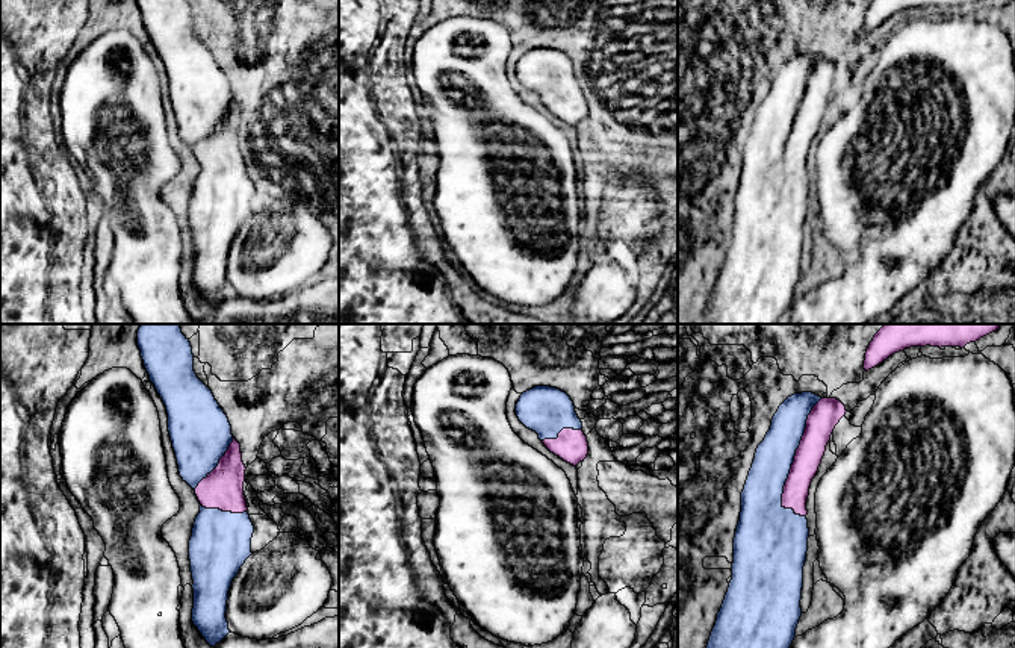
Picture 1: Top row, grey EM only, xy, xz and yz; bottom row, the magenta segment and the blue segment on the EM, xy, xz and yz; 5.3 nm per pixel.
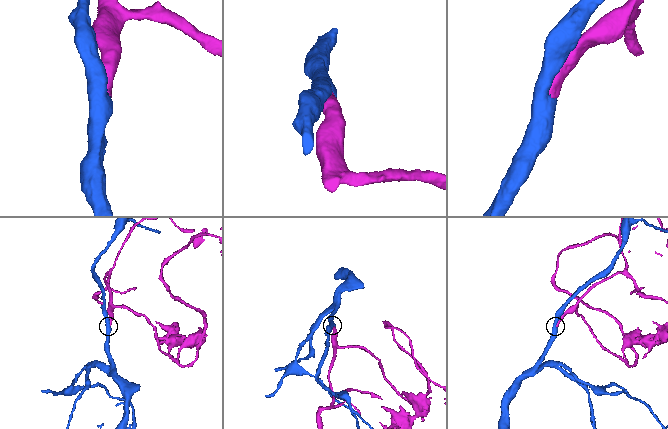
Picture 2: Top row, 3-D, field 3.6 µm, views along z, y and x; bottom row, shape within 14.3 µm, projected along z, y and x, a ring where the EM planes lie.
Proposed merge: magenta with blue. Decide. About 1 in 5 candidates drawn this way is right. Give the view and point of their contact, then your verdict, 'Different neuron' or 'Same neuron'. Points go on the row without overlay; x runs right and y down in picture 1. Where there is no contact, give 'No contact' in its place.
Touches magenta at yz (794, 121). Same neuron

